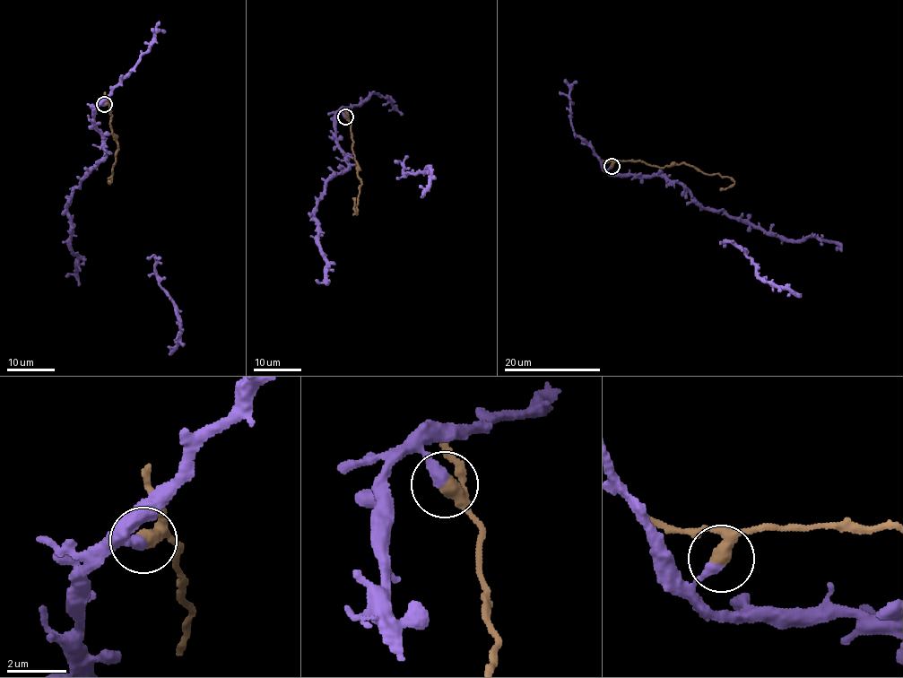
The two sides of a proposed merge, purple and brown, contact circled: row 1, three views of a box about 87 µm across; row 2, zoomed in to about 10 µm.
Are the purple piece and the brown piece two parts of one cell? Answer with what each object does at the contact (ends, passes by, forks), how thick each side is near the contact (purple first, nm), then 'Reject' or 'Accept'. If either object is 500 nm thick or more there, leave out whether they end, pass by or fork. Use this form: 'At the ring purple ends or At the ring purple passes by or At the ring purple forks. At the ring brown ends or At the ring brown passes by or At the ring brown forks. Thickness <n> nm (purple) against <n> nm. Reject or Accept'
At the ring purple ends. At the ring brown passes by. Thickness 380 nm (purple) against 360 nm. Reject

